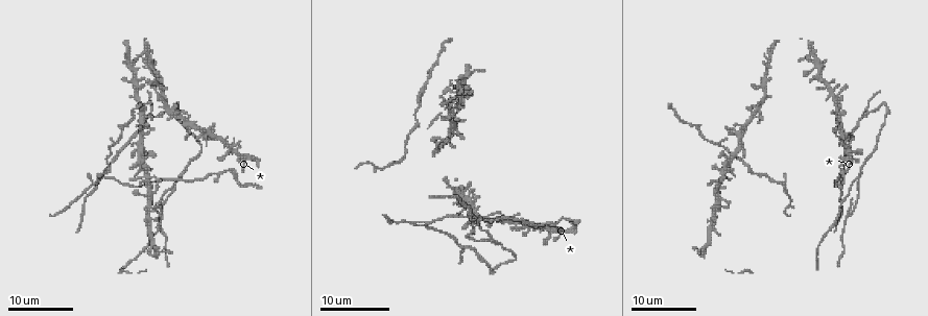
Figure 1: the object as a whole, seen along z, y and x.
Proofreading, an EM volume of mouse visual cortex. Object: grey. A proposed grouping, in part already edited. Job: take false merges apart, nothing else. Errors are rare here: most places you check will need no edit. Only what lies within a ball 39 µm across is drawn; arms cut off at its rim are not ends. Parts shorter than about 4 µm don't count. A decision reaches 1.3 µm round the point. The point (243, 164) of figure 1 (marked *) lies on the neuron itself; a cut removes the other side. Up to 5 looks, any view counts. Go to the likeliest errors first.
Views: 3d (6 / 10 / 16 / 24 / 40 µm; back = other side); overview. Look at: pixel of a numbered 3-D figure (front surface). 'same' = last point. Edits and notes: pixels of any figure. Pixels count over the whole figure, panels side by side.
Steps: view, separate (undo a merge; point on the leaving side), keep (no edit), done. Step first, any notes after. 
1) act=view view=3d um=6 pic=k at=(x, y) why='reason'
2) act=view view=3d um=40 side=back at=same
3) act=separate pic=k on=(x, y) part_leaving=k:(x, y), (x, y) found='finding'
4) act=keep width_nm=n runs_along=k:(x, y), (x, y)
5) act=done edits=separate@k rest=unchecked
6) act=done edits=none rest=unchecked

act=view view=3d um=16 pic=1 at=(409, 224) why='arms part here'

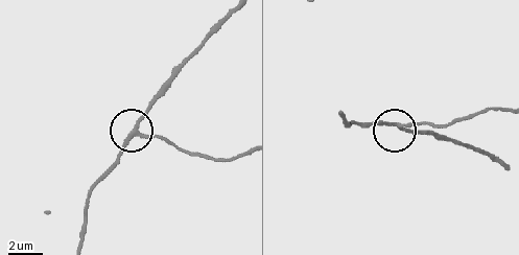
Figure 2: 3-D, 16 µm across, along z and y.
act=view view=3d um=10 pic=2 at=(392, 123)

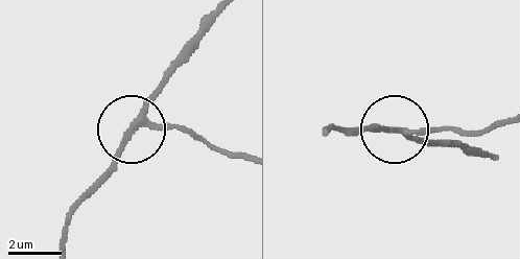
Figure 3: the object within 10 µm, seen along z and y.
act=keep width_nm=200 runs_along=3:(239, 158), (179, 131), (139, 126), (94, 183) found='continuous, no second neuron'

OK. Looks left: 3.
act=view view=3d um=16 pic=1 at=(488, 236) why='arms part here'

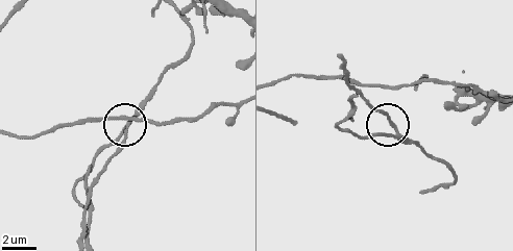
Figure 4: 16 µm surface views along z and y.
act=view view=3d um=6 pic=4 at=(392, 125) why='zoom in'

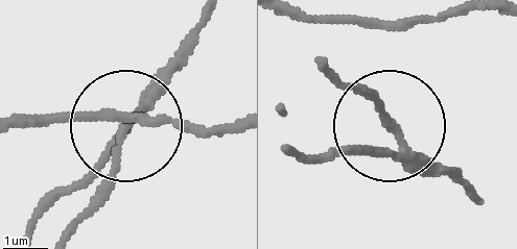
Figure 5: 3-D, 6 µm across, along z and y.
act=separate pic=5 on=(91, 176) arms=3 part_leaving=5:(391, 156), (294, 156) found='two neurons meet here'

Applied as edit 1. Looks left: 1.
act=done edits=separate@5 rest=unchecked

